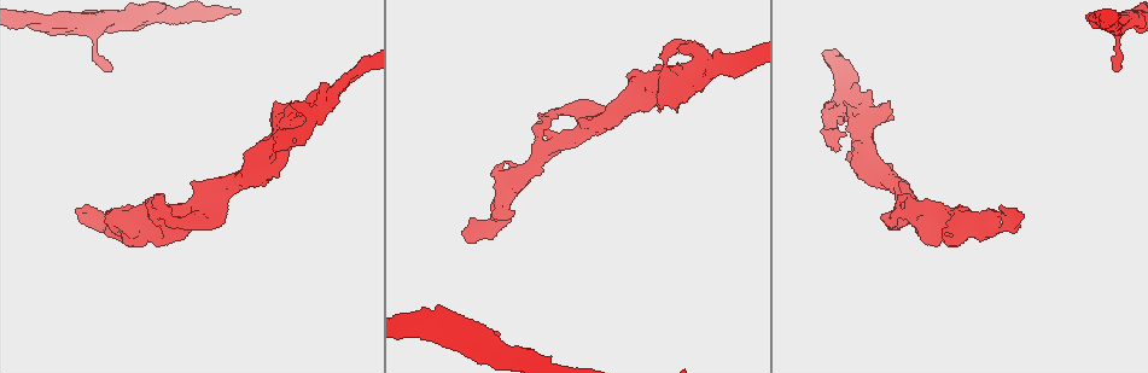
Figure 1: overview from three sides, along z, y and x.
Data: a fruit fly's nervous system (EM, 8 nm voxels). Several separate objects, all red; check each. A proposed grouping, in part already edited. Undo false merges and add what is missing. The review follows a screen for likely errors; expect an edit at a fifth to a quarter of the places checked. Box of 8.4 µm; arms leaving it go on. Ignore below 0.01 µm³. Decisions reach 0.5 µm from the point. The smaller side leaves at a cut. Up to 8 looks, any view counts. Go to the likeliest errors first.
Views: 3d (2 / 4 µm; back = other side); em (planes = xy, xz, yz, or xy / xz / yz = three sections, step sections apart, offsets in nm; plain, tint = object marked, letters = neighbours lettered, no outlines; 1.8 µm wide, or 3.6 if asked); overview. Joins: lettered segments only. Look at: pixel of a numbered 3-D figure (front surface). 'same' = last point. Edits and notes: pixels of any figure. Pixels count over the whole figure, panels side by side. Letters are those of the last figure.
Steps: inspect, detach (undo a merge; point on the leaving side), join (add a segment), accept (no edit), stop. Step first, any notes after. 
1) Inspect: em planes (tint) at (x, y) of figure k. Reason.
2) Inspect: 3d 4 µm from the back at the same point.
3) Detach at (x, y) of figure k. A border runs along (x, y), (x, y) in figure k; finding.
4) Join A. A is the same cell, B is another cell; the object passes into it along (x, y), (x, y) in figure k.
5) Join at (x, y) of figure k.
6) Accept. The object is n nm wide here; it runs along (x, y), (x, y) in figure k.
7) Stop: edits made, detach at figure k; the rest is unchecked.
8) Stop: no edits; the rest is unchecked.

Inspect: 3d 2 µm at (497, 331) of figure 1. Branch stops here.

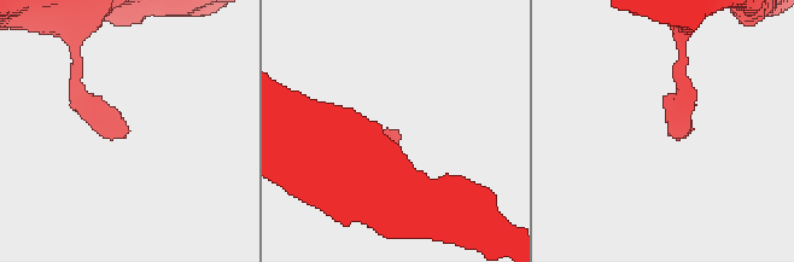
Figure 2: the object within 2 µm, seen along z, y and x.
Inspect: em xz step 16 (tint) at (392, 133) of figure 2.

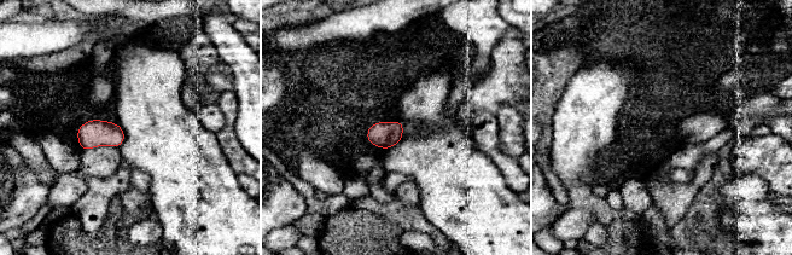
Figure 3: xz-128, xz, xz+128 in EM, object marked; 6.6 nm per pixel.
Inspect: em planes (letters) at the same point. Cut it another way.

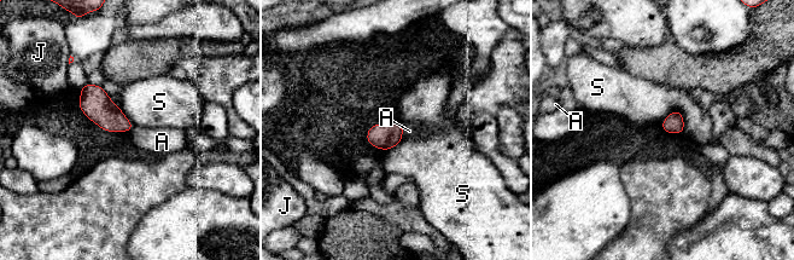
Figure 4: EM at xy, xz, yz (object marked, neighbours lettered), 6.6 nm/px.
Accept. The object is 130 nm wide here; A, J and S are other cells; none of them fits.

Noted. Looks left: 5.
Inspect: em planes (tint) at (927, 220) of figure 1. Sudden change in width.

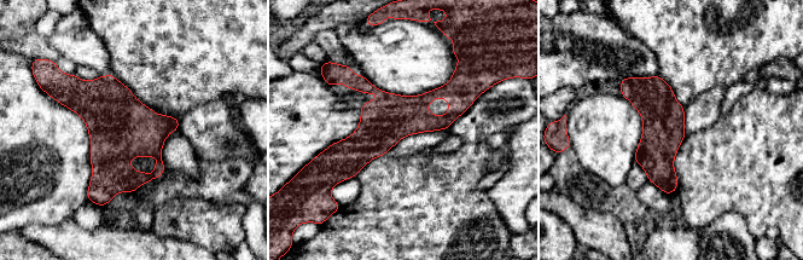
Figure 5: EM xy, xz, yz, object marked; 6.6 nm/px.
Inspect: em planes (letters) at the same point.

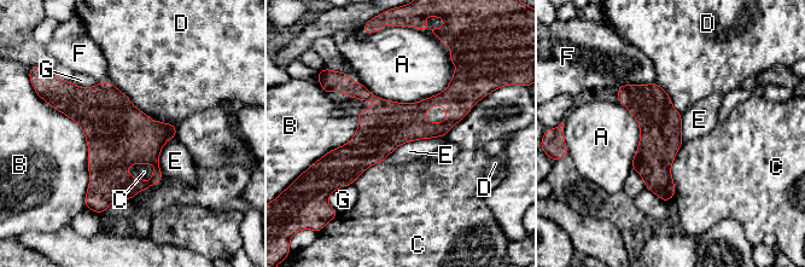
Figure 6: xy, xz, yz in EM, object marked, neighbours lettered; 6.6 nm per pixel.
Accept. The longest contact is with B, 700 nm; A, B, C, D, E, F and G are other cells; a border runs along (445, 135), (408, 140), (385, 157) in figure 6; one neuron here.

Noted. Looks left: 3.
Inspect: 3d 2 µm from the back at (1002, 207) of figure 1. An open end.

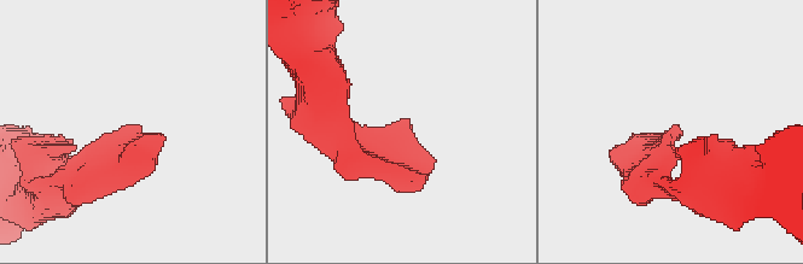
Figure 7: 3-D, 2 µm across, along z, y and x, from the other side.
Inspect: em planes (letters) at (407, 122) of figure 7. Now the EM.

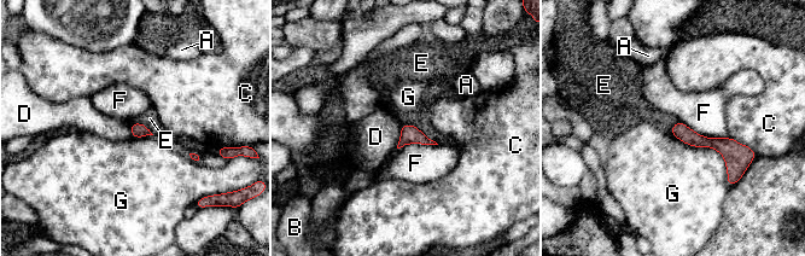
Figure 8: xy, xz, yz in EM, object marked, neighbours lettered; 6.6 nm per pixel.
Accept. A, B, C, D, E, F and G are other cells; a border runs along (403, 124), (396, 147) in figure 8; no lettered segment goes on from it.

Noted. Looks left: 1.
Stop: no edits; the rest is unchecked.

